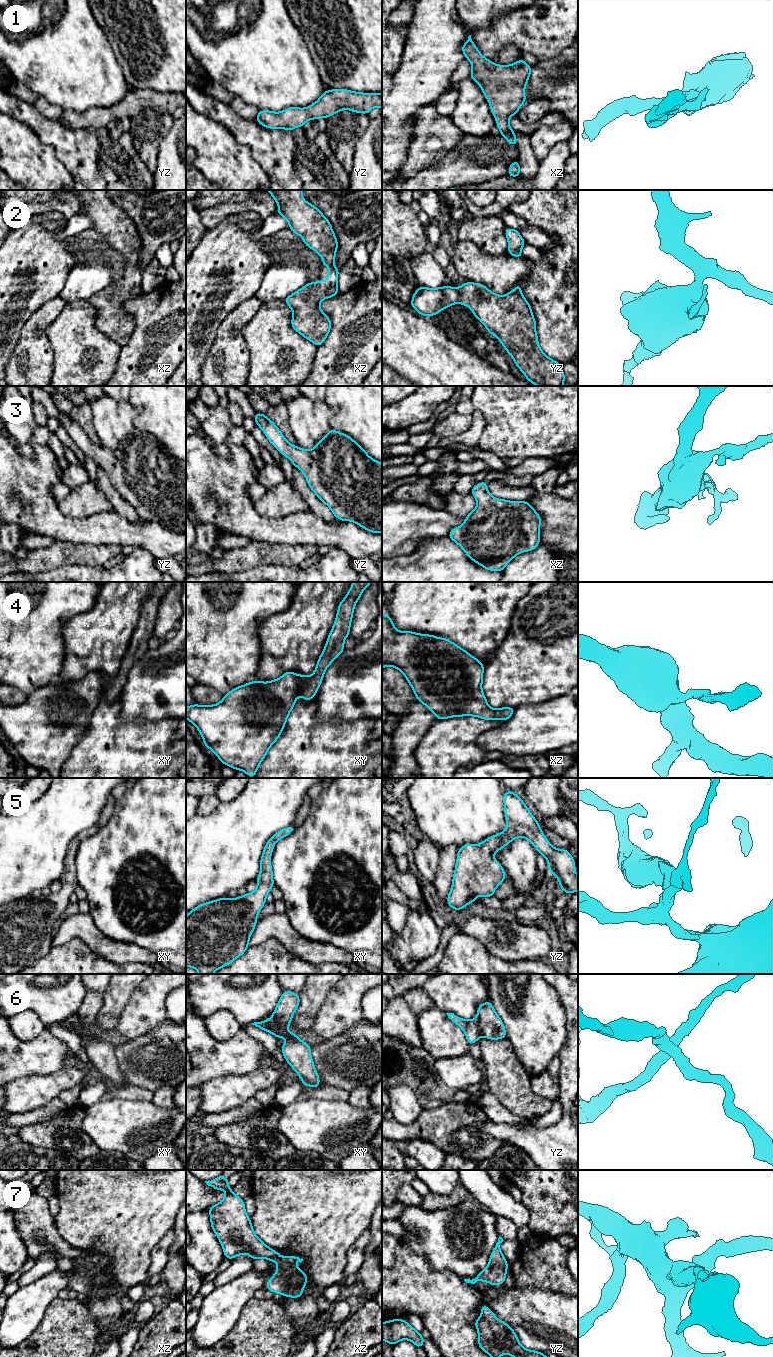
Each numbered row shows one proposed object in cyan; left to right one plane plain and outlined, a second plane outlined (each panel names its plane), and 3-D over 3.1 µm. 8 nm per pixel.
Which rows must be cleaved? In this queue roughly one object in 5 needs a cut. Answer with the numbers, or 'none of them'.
6

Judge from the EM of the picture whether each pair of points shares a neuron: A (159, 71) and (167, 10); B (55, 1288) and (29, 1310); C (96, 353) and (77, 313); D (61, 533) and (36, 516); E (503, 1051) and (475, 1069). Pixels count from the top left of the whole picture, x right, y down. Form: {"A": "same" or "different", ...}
{"A": "same", "B": "same", "C": "same", "D": "same", "E": "different"}

